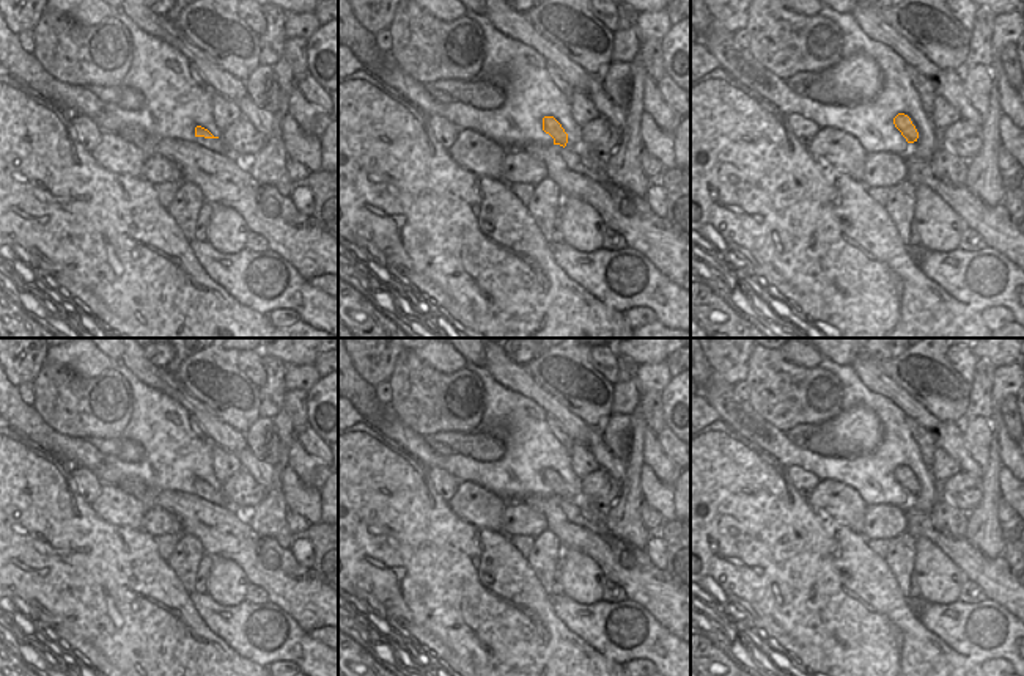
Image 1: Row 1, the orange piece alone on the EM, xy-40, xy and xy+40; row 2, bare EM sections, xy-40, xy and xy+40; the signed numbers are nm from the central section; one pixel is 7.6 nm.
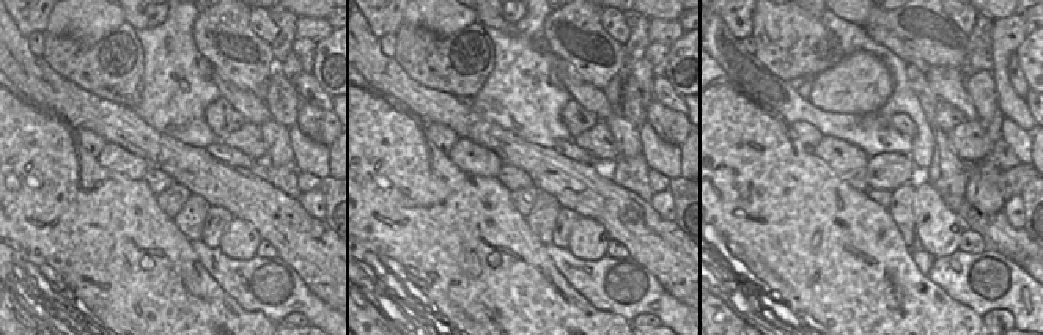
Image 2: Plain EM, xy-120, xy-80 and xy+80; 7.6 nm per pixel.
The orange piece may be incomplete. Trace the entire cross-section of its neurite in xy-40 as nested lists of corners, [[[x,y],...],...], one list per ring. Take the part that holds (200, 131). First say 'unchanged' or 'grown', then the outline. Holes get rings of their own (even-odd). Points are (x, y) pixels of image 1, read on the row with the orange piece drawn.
grown; [[[201,126],[195,127],[195,137],[197,137],[195,143],[206,149],[211,149],[217,154],[230,152],[219,137],[214,137],[208,129]]]

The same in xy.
unchanged; [[[554,116],[543,118],[543,130],[554,138],[554,145],[566,146],[568,134]]]

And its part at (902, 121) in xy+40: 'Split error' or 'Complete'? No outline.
Complete

